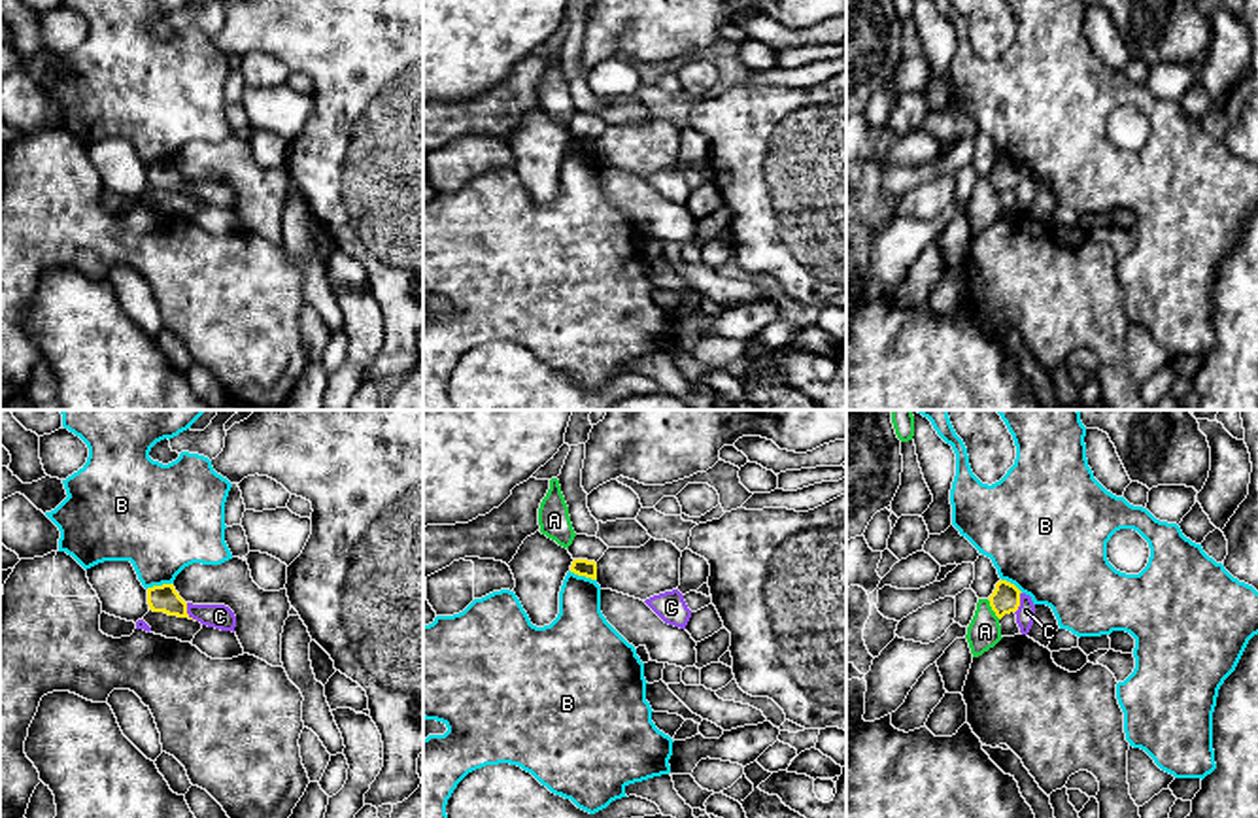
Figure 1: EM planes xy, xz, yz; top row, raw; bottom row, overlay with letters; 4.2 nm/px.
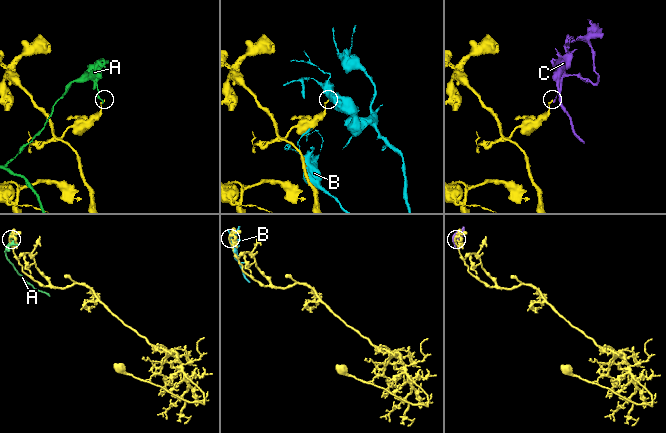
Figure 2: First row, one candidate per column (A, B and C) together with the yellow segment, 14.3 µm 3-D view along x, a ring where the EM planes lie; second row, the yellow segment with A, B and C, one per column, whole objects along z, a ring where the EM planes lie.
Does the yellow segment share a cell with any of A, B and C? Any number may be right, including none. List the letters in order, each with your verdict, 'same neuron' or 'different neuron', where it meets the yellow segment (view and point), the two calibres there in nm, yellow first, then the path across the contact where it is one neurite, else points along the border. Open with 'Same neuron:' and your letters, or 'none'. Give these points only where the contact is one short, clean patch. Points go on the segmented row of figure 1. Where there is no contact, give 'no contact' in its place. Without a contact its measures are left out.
Same neuron: none
A: different neuron; contact yz (992, 609); calibres 120 and 140 nm; border yz (986, 599), (1000, 618)
B: different neuron; contact xy (159, 586); calibres 120 and 400 nm
C: different neuron; contact xy (186, 613); calibres 120 and 110 nm; border xy (186, 603), (186, 611), (197, 620)

